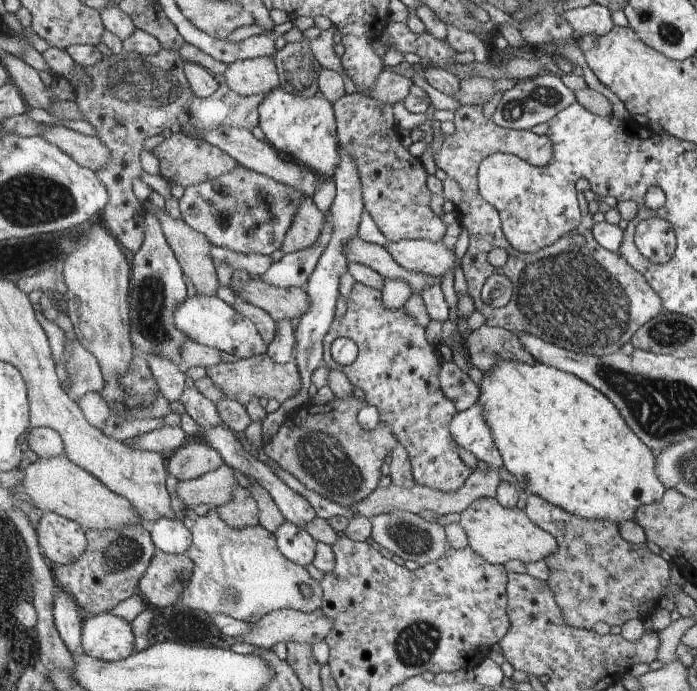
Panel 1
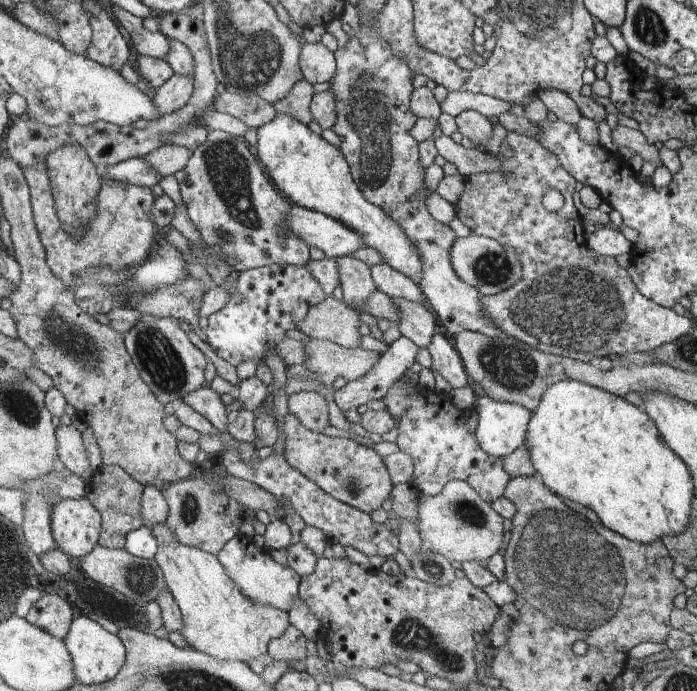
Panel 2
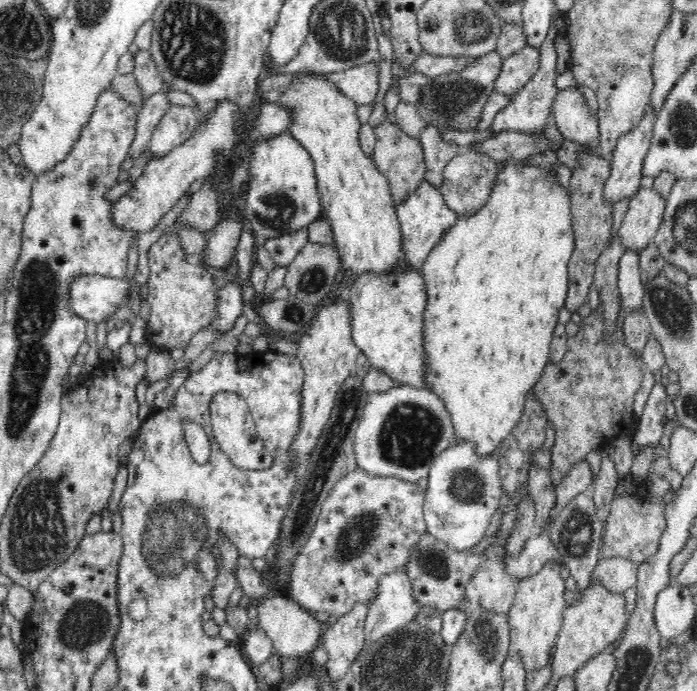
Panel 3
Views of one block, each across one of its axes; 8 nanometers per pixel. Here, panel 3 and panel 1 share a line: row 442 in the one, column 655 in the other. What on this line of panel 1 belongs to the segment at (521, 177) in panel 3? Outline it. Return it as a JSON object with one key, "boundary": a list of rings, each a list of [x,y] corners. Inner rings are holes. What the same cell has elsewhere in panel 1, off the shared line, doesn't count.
{"boundary":[[[502,359],[498,361],[489,371],[486,371],[478,385],[479,394],[477,403],[483,408],[486,424],[489,424],[493,435],[493,441],[497,445],[497,449],[502,453],[503,466],[508,472],[516,476],[520,488],[523,488],[527,495],[538,495],[550,504],[558,505],[565,509],[566,512],[574,513],[583,519],[608,519],[622,523],[635,518],[635,512],[638,507],[652,504],[659,501],[666,492],[665,486],[656,474],[655,454],[651,448],[631,431],[629,425],[626,424],[621,412],[618,412],[617,405],[609,399],[609,397],[600,392],[593,385],[588,384],[574,373],[563,371],[562,369],[545,365],[540,362],[534,364],[526,364],[517,360]]]}

